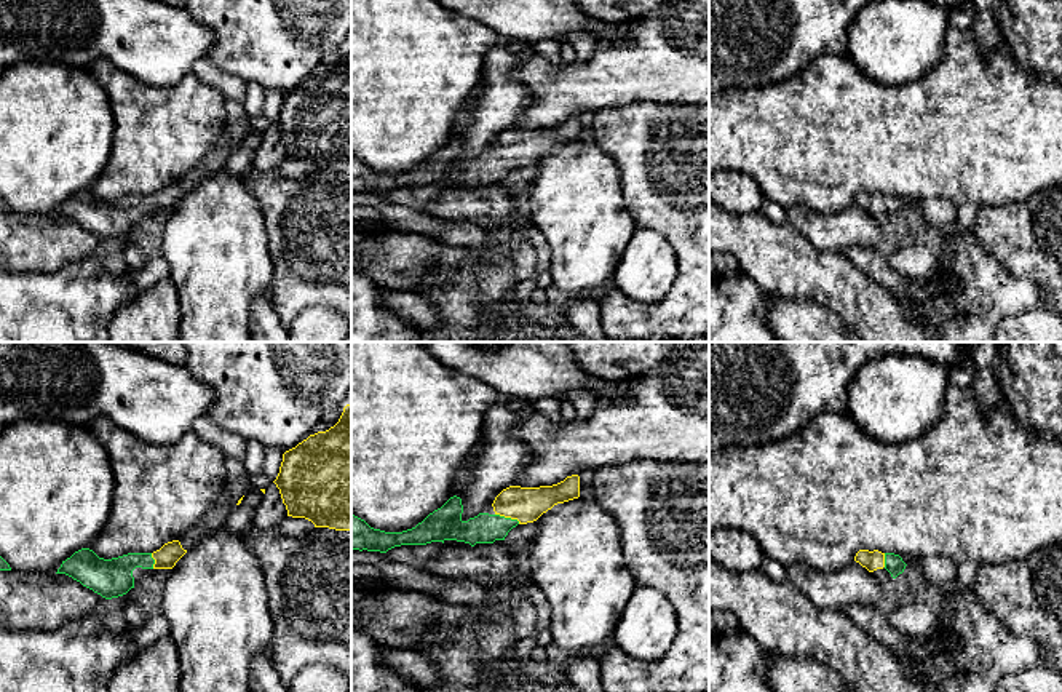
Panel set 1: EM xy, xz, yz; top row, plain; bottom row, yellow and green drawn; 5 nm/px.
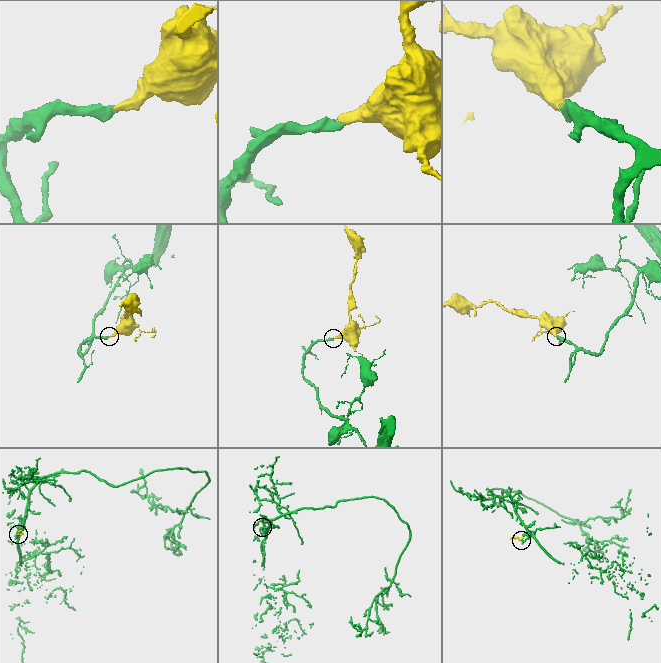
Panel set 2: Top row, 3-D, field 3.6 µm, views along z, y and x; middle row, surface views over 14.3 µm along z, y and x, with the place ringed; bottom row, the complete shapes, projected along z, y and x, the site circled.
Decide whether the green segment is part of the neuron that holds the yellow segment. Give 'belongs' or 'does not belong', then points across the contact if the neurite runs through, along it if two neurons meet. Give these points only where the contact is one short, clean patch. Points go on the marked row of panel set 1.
belongs; way xz (524, 504), (508, 517), (497, 526), (484, 528)

